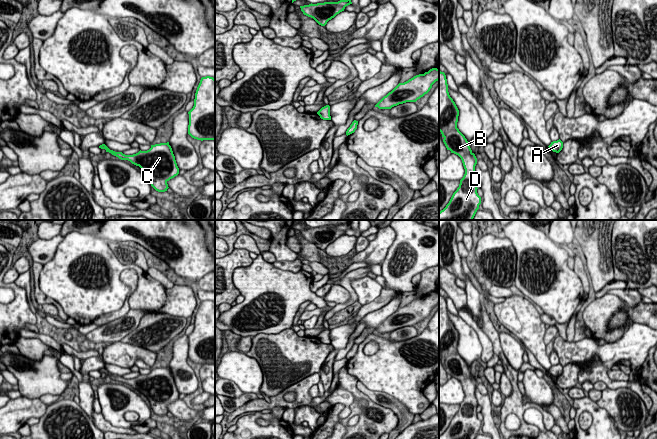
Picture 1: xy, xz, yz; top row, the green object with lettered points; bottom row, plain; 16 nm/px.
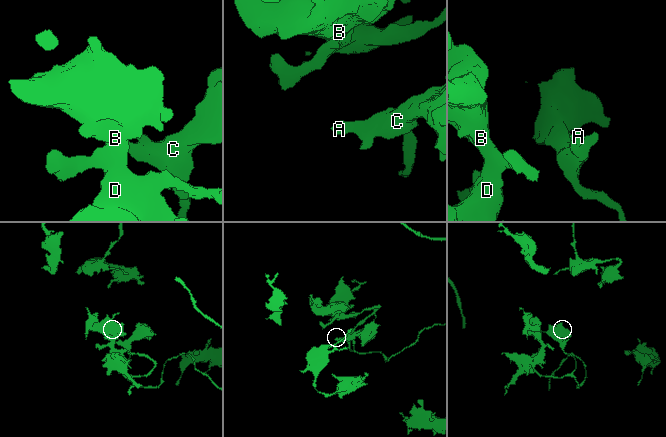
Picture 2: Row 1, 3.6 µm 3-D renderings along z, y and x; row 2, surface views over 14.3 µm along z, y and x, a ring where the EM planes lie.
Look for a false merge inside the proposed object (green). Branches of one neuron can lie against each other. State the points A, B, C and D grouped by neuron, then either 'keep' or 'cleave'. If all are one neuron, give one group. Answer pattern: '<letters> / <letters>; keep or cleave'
A B C D; keep

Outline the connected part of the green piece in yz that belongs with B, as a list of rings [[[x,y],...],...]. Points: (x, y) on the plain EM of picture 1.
[[[439,294],[439,355],[447,374],[461,382],[465,393],[459,411],[439,439],[475,439],[481,428],[475,396],[477,382],[457,352],[458,340],[459,334],[448,316],[446,299]]]

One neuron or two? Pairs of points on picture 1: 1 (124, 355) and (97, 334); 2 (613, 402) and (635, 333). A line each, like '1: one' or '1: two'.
1: two
2: two

